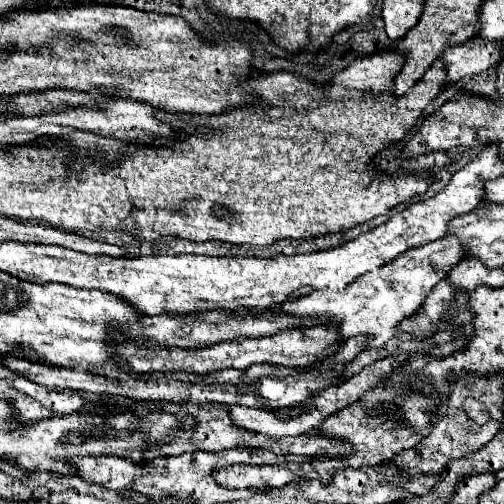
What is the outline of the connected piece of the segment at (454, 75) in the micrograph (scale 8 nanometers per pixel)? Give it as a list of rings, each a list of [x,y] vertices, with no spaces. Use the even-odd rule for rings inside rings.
[[[471,38],[461,46],[449,48],[441,54],[447,66],[447,84],[457,82],[469,74],[481,74],[501,60],[501,42],[489,44],[481,38]]]

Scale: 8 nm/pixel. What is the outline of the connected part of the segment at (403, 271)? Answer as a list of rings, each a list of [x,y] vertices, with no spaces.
[[[447,236],[443,240],[435,240],[431,244],[423,244],[419,248],[411,248],[399,256],[399,260],[391,260],[391,264],[383,264],[383,268],[377,268],[373,272],[363,274],[359,280],[351,284],[355,294],[347,296],[345,292],[337,290],[317,290],[307,296],[299,296],[293,300],[285,300],[283,304],[275,304],[271,308],[261,310],[247,310],[239,308],[233,310],[233,314],[241,316],[295,316],[295,318],[327,318],[327,324],[335,324],[339,328],[339,334],[343,338],[351,338],[357,334],[365,334],[367,342],[363,350],[381,348],[389,342],[395,328],[403,318],[413,316],[425,296],[435,288],[437,282],[441,282],[447,272],[463,260],[461,244],[455,236]]]

